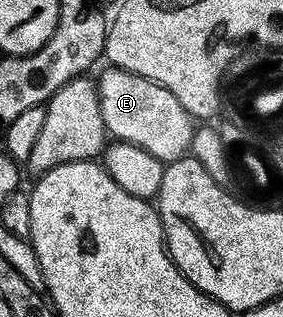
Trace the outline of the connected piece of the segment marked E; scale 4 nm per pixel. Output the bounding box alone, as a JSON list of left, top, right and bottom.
[95,66,195,162]

